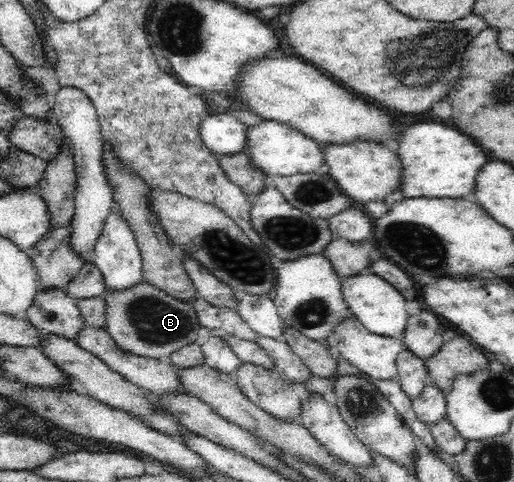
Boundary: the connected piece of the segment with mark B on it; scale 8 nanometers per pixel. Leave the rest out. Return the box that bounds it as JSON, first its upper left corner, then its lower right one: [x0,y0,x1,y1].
[106,282,202,360]

